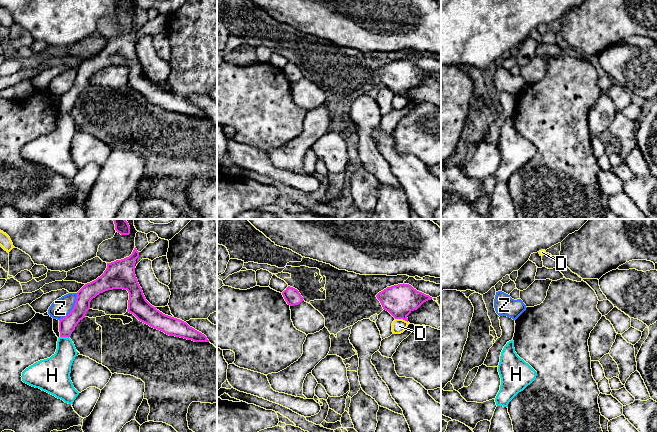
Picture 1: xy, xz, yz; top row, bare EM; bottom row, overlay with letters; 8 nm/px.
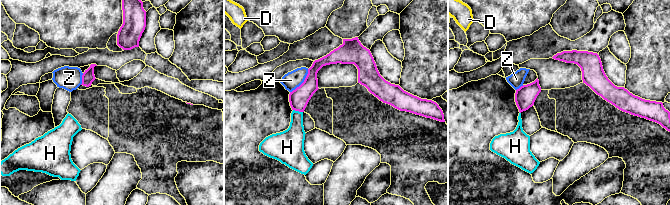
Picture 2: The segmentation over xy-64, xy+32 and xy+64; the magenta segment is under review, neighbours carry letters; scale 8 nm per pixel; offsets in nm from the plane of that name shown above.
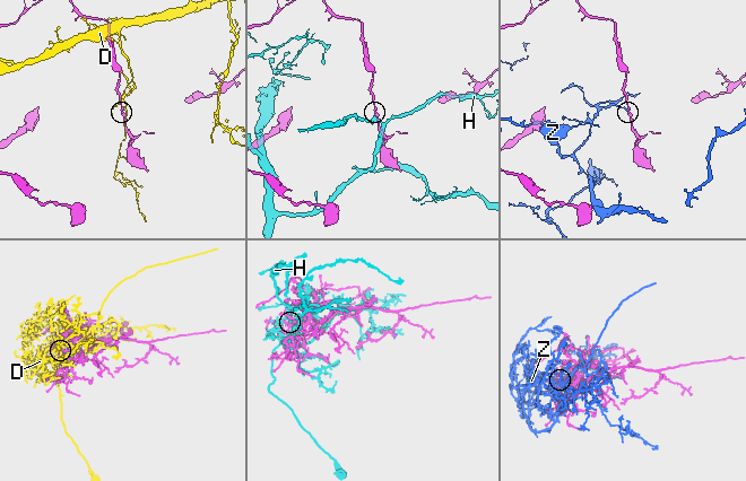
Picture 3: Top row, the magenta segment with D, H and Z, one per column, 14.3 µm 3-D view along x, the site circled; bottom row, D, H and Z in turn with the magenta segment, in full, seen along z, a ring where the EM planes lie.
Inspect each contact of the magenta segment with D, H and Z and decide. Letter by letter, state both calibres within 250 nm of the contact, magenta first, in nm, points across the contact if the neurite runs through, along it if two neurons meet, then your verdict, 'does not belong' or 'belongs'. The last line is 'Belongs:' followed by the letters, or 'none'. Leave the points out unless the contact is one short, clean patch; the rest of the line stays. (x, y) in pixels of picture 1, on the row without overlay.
D: 260 nm thick on the magenta side, 110 nm on the other; does not belong
H: 130 nm thick on the magenta side, 200 nm on the other; border along xy (60, 112), (68, 114); does not belong
Z: 130 nm thick on the magenta side, 150 nm on the other; border along xy (77, 69), (74, 83), (59, 96); does not belong
Belongs: none

